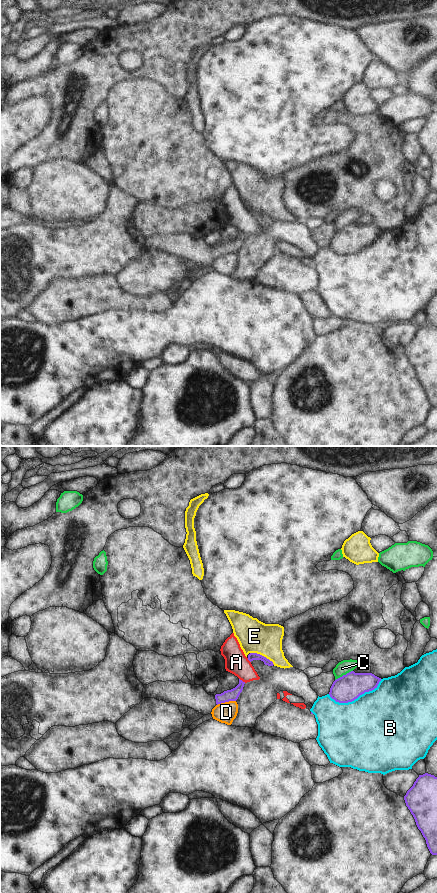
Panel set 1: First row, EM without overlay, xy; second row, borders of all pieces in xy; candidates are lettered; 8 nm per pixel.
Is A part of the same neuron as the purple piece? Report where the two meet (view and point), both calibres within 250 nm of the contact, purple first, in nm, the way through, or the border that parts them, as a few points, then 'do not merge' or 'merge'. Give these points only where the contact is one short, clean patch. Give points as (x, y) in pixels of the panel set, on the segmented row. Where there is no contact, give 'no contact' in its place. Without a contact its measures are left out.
meets purple in xy at (241, 680); 100 nm thick on the purple side, 180 nm on the other; border along xy (239, 678), (245, 682); do not merge

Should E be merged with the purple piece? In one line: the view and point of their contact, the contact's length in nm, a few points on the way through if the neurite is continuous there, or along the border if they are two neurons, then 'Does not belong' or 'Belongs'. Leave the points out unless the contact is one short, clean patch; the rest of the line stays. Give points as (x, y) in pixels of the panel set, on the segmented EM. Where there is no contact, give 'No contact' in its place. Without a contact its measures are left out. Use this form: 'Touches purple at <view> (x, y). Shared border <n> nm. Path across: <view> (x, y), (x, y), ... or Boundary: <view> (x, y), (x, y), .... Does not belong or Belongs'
Touches purple at xy (261, 655). Shared border 220 nm. Path across: xy (252, 656), (261, 655), (261, 643), (254, 636). Belongs.

